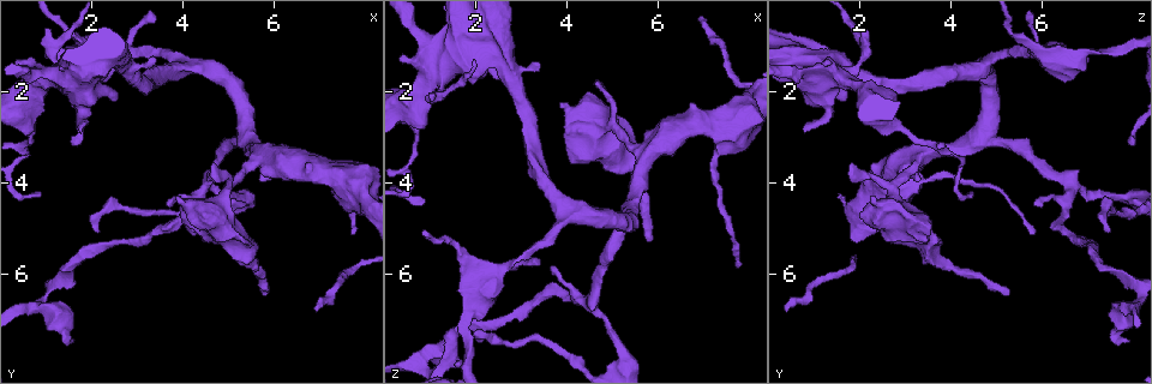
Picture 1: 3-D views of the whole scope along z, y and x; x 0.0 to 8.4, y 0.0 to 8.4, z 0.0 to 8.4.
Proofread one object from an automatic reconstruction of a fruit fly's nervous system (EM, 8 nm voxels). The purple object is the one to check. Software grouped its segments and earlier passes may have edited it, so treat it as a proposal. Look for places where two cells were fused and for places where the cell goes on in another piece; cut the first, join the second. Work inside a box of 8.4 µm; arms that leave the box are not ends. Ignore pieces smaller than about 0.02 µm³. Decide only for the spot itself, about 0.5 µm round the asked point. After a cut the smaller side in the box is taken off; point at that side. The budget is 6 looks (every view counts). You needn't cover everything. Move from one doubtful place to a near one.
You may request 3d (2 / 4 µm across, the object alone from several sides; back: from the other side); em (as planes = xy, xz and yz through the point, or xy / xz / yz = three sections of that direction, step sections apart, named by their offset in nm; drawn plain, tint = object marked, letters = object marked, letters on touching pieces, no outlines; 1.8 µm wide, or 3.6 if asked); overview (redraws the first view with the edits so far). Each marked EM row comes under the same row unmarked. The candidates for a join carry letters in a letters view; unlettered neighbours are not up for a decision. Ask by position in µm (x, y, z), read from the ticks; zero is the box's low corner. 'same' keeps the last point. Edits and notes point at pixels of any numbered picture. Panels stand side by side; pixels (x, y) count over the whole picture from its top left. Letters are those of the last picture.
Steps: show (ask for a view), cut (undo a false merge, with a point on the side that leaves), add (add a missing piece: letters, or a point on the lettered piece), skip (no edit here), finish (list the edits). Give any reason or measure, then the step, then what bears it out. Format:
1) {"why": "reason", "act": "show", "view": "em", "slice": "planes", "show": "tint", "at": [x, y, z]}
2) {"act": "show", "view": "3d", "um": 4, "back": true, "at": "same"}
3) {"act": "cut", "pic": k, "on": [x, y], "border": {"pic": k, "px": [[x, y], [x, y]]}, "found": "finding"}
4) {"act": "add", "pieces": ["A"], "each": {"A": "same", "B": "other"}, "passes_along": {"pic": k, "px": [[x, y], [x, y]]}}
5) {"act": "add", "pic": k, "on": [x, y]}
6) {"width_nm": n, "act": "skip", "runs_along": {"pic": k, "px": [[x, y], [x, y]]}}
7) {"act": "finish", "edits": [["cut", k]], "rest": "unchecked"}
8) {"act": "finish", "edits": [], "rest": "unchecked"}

{"why": "branch stops here", "act": "show", "view": "em", "slice": "planes", "show": "letters", "at": [2.10, 5.05, 7.45]}

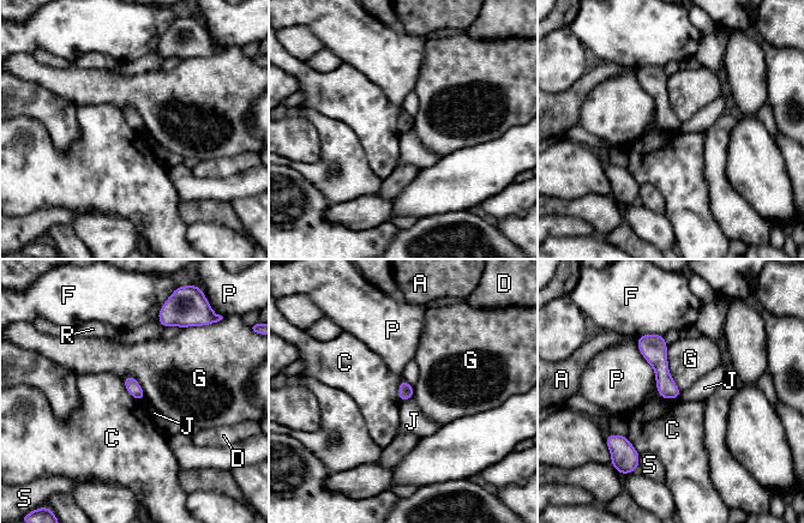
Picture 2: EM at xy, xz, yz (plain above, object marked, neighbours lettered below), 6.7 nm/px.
{"width_nm": 100, "act": "skip", "each": {"A": "other", "C": "other", "D": "other", "F": "other", "G": "other", "J": "other", "P": "other", "R": "other", "S": "other"}, "found": "none of them fits"}

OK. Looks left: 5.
{"why": "abrupt turn", "act": "show", "view": "em", "slice": "planes", "show": "tint", "at": [1.15, 1.30, 2.05]}

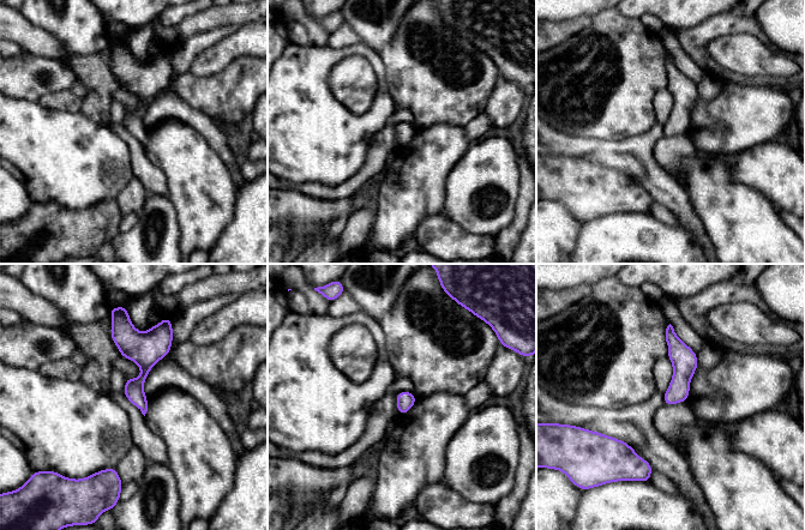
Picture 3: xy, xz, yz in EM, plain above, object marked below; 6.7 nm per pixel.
{"why": "see the neighbours", "act": "show", "view": "em", "slice": "planes", "show": "letters", "at": "same"}

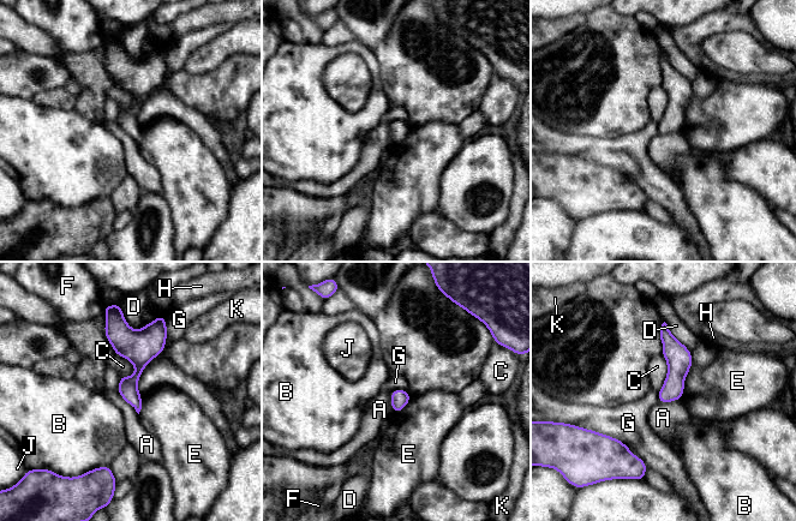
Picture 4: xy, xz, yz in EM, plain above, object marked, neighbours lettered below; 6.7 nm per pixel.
{"longest_contact_nm": ["G", 320], "act": "skip", "each": {"A": "other", "B": "other", "C": "other", "D": "other", "E": "other", "F": "other", "G": "other", "H": "other", "J": "other", "K": "other"}, "border": {"pic": 4, "px": [[118, 391], [138, 414]]}, "found": "one cell here"}

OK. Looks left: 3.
{"why": "long arm stops here", "act": "show", "view": "3d", "um": 2, "at": [5.85, 6.45, 5.25]}

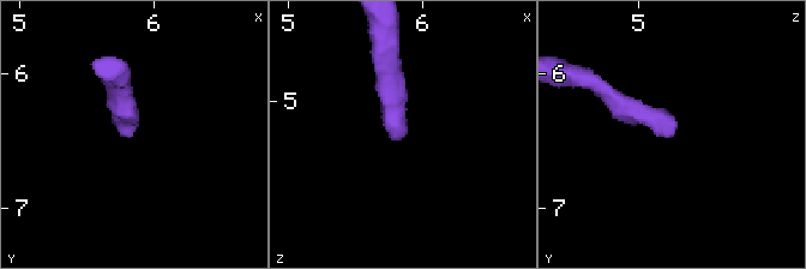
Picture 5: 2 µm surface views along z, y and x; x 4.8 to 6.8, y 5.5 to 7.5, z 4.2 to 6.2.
{"why": "shape alone is not enough", "act": "show", "view": "em", "slice": "xz", "step": 16, "show": "tint", "at": [5.84, 6.48, 5.26]}

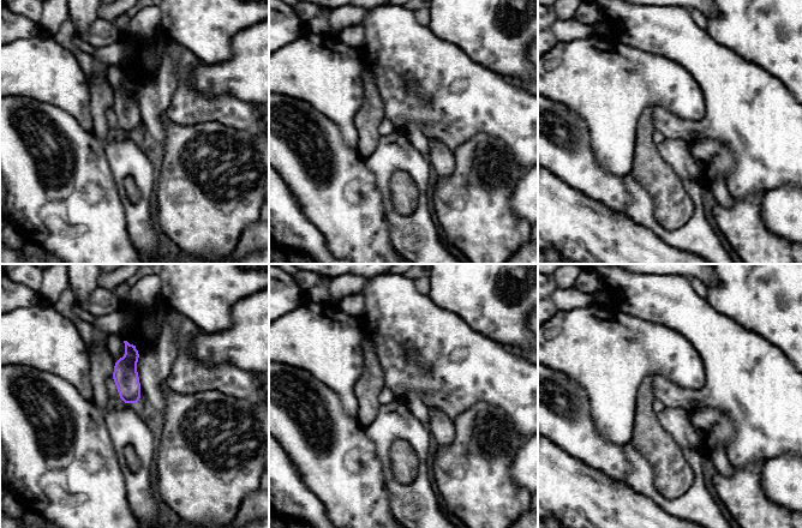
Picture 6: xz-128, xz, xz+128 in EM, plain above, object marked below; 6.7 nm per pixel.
{"act": "show", "view": "em", "slice": "planes", "show": "letters", "at": "same"}

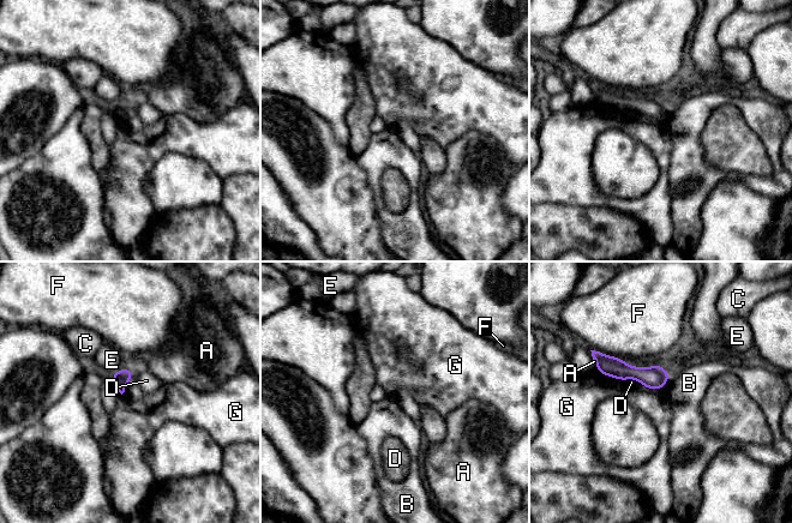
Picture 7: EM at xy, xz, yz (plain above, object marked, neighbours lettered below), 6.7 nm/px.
{"act": "skip", "each": {"A": "other", "B": "other", "C": "other", "D": "other", "E": "other", "F": "other", "G": "other"}, "border": {"pic": 7, "px": [[596, 370], [622, 382]]}, "found": "no lettered piece goes on from it"}

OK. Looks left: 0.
{"act": "finish", "edits": [], "rest": "unchecked"}

